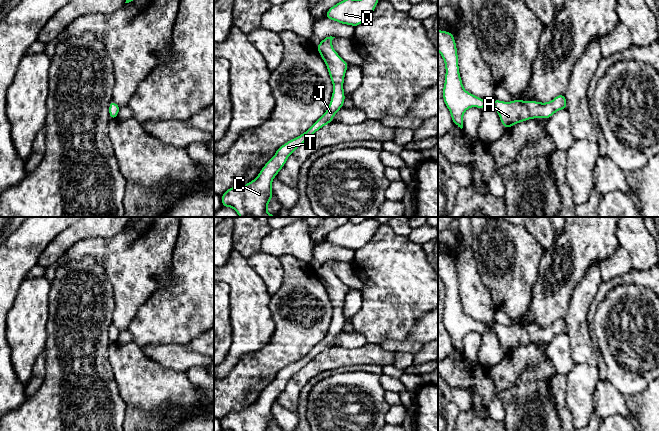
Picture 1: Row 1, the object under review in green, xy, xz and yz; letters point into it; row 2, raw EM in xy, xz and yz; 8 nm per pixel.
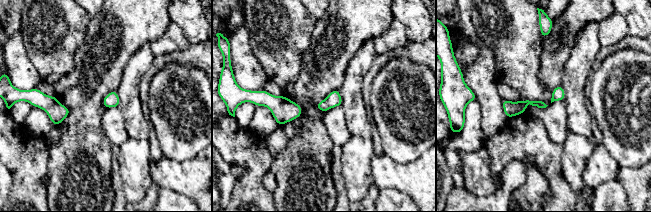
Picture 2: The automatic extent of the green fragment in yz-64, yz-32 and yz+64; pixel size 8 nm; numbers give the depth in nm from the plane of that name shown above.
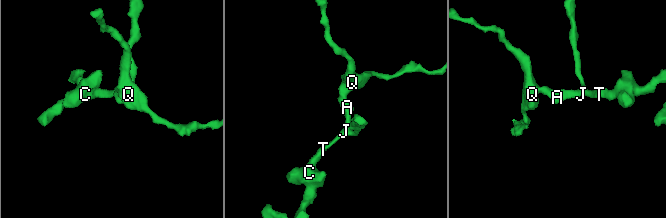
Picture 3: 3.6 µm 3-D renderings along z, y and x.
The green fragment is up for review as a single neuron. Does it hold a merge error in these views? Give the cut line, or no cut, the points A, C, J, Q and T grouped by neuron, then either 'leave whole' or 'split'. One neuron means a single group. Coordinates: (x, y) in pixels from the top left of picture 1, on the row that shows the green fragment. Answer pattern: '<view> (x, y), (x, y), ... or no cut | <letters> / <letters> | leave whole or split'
no cut | A C J Q T | leave whole

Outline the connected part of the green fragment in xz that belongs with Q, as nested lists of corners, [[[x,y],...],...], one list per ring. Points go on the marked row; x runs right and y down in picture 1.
[[[343,0],[333,5],[325,17],[341,24],[358,26],[372,15],[380,0]]]

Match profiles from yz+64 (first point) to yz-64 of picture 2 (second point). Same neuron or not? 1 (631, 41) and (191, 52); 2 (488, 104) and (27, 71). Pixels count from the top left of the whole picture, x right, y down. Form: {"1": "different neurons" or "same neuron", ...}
{"1": "same neuron", "2": "same neuron"}

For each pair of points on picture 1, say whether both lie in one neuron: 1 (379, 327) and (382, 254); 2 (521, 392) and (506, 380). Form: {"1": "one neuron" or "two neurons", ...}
{"1": "one neuron", "2": "two neurons"}

